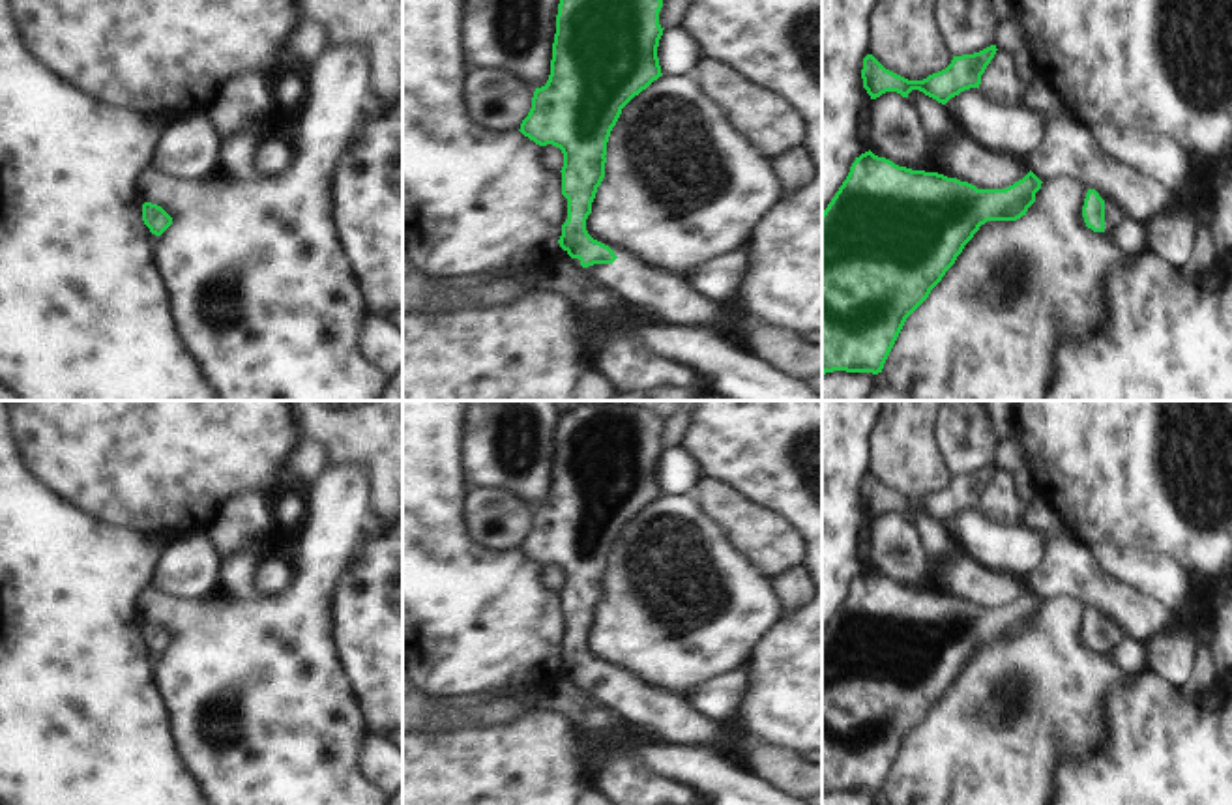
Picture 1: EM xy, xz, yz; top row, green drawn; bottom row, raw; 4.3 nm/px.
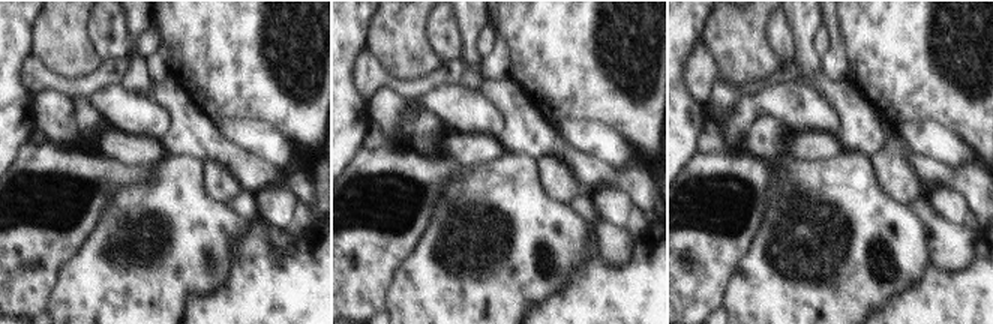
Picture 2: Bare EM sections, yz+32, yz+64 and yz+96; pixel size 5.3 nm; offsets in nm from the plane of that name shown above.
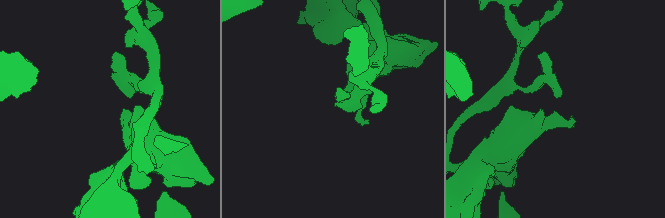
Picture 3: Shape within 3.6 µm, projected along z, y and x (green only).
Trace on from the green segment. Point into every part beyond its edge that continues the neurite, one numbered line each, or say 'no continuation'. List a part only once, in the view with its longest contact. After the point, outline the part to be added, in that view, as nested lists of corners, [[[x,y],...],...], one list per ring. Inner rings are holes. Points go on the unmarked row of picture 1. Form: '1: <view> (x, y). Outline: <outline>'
1: xz (648, 710). Outline: [[[631,672],[612,683],[582,687],[594,702],[620,717],[635,734],[655,741],[702,749],[728,760],[719,724],[695,711],[680,695],[652,685]]]

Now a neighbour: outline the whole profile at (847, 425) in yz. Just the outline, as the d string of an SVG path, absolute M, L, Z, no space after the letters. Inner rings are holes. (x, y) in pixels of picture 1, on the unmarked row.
M822 401L822 633L852 582L873 564L873 519L863 507L869 447L884 401Z

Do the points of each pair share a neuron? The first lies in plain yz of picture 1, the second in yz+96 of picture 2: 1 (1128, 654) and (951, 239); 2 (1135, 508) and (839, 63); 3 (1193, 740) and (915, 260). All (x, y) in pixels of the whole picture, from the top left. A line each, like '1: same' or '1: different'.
1: same
2: different
3: different

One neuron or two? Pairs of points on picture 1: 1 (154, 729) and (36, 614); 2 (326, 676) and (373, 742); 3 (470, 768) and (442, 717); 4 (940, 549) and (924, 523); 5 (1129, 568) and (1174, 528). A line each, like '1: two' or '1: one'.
1: one
2: two
3: two
4: one
5: two

